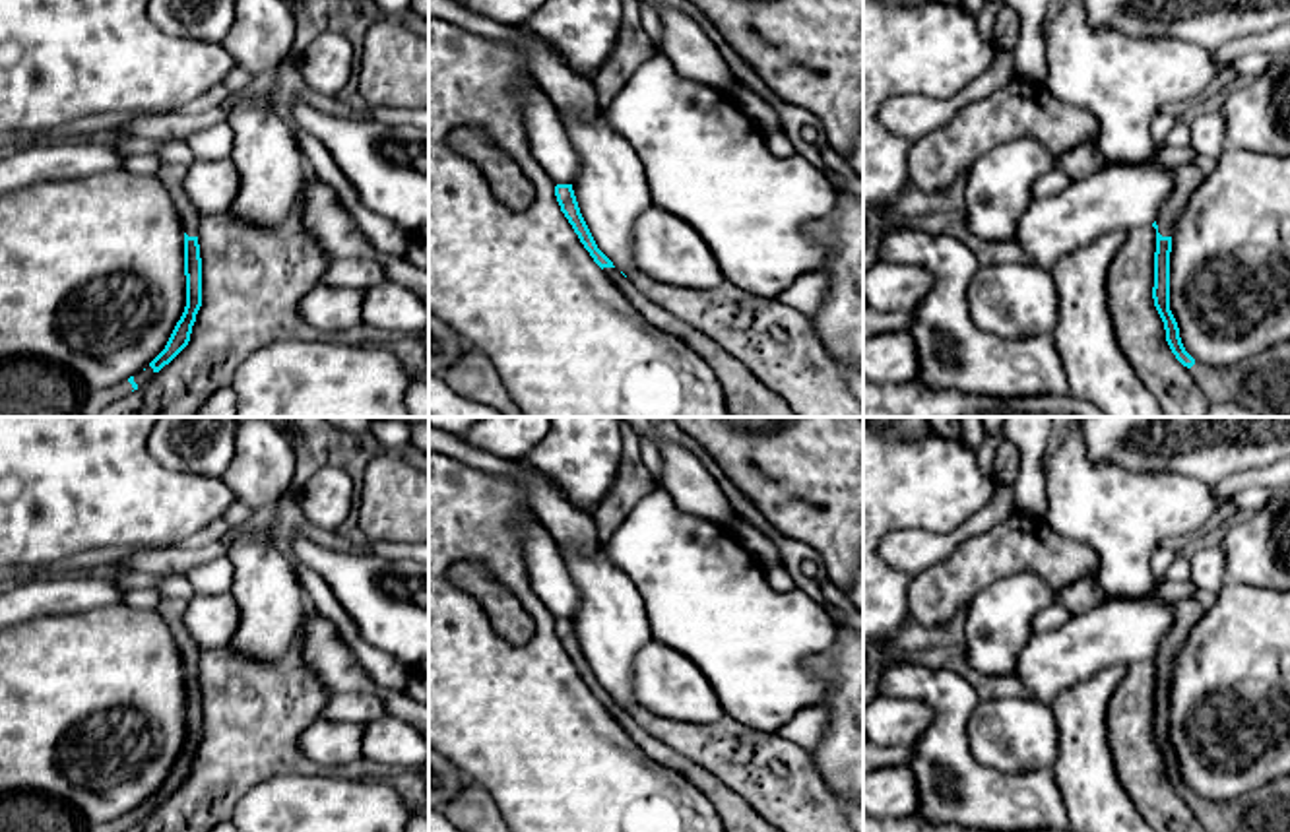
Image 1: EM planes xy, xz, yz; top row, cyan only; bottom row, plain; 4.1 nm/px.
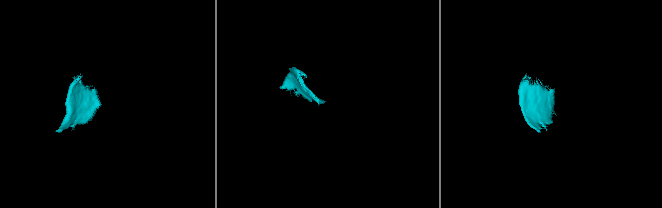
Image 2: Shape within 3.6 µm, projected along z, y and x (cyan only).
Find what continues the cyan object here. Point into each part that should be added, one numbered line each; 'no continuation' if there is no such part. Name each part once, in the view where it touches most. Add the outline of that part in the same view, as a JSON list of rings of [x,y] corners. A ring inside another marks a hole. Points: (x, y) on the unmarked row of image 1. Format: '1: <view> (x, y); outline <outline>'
1: yz (1188, 611); outline [[[1191,597],[1172,601],[1174,623],[1156,650],[1158,667],[1172,671],[1179,648],[1185,644],[1191,628],[1201,621],[1205,609]]]

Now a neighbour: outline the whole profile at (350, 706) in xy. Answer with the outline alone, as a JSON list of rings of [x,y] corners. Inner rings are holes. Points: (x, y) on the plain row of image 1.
[[[343,692],[332,696],[322,718],[338,723],[371,723],[388,716],[384,702],[374,694]]]

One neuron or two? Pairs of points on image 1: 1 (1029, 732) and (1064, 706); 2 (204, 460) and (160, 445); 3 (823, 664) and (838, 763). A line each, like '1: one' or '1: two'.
1: two
2: one
3: one

